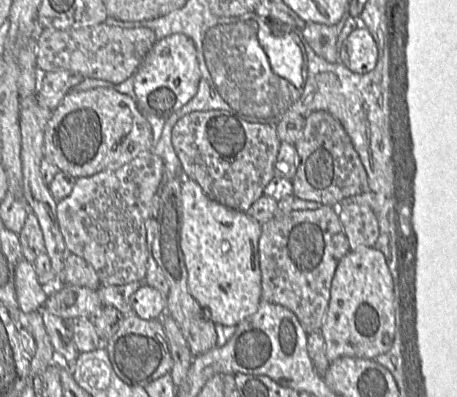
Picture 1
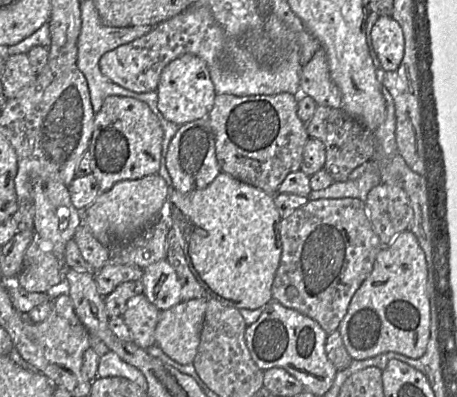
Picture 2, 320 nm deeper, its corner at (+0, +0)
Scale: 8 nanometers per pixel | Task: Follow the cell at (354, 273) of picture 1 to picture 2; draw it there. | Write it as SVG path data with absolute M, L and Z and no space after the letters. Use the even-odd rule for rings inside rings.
M411 231L399 233L379 251L371 273L353 295L338 327L344 346L353 360L366 360L387 352L395 352L412 359L424 355L431 333L427 275L425 253Z

